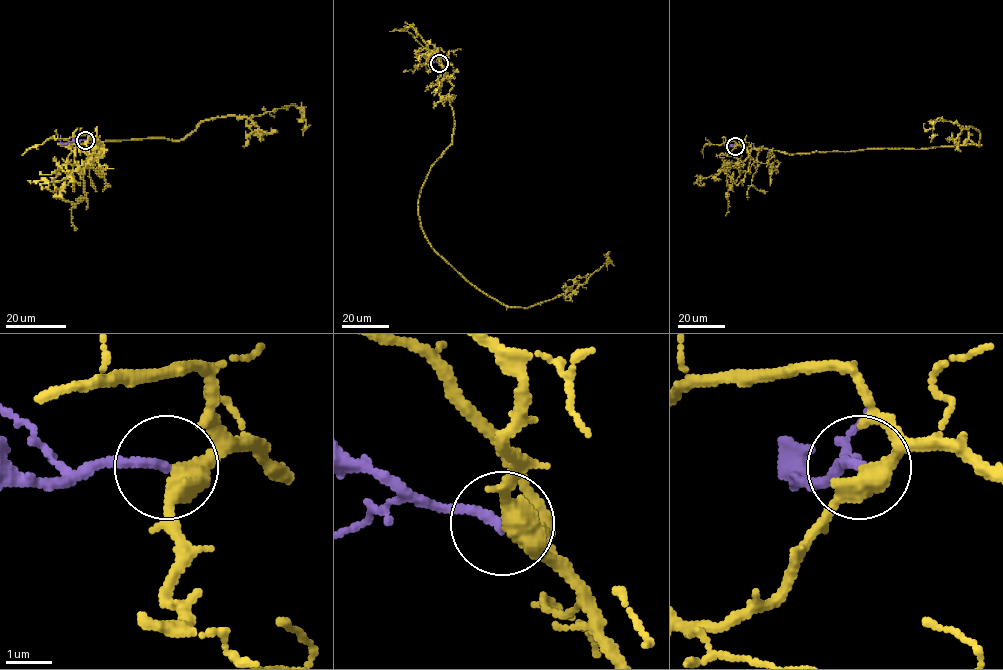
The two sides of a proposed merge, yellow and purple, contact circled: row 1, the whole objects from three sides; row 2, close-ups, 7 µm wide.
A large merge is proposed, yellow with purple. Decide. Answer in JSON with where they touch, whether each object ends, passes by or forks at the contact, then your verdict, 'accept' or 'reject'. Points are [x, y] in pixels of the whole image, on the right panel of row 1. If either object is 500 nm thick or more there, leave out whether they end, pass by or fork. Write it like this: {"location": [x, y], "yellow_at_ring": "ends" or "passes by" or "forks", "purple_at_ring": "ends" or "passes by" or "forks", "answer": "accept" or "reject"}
{"location": [735, 146], "yellow_at_ring": "passes by", "purple_at_ring": "ends", "answer": "accept"}

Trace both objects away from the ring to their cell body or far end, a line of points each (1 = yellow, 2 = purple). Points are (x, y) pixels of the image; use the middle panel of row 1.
1: (439, 63), (452, 85), (454, 125), (419, 198), (430, 245), (483, 292), (522, 308), (575, 291), (610, 252)
2: (439, 63), (420, 52)

